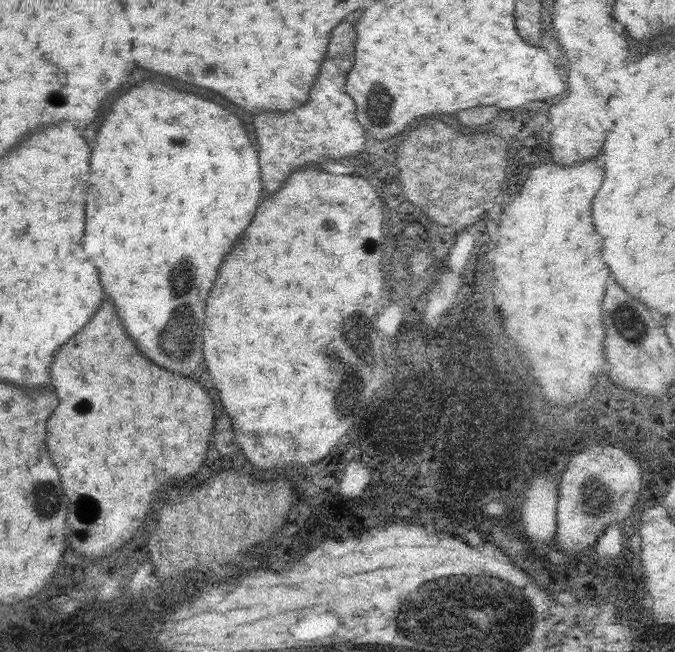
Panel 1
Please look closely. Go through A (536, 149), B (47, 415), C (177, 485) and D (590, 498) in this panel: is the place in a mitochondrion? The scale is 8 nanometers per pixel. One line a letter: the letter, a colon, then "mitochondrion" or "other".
A: other
B: other
C: other
D: mitochondrion

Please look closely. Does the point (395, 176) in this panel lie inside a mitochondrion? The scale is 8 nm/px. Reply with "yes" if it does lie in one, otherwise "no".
no

